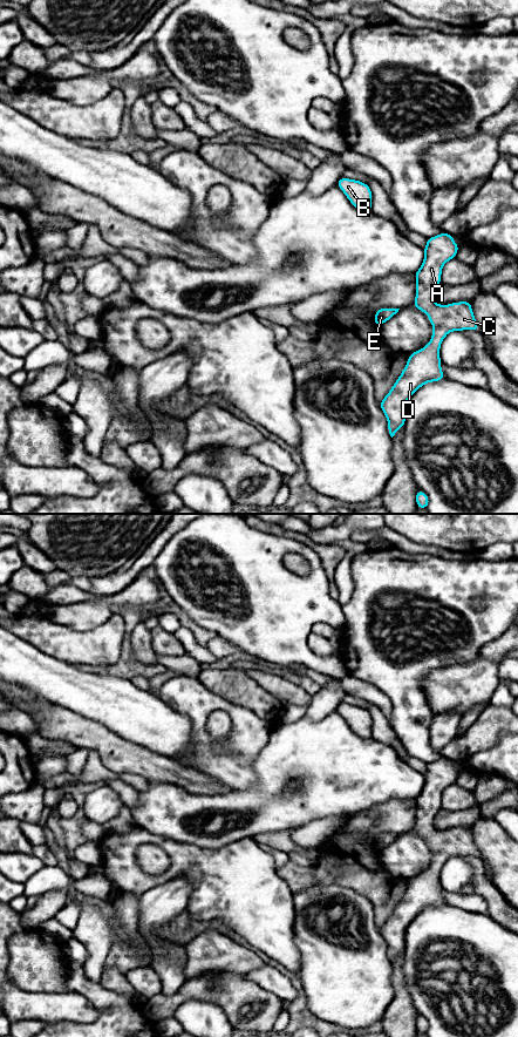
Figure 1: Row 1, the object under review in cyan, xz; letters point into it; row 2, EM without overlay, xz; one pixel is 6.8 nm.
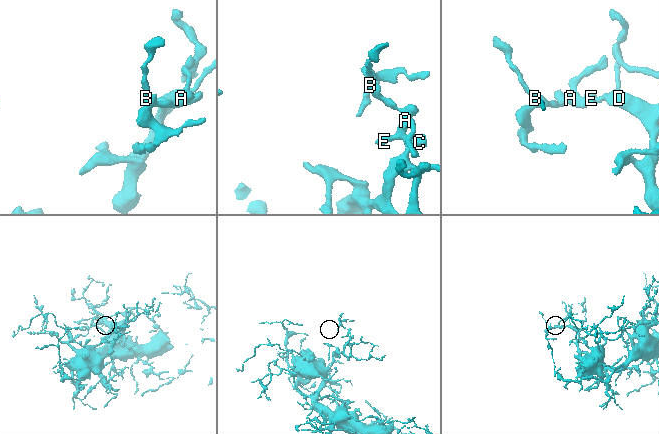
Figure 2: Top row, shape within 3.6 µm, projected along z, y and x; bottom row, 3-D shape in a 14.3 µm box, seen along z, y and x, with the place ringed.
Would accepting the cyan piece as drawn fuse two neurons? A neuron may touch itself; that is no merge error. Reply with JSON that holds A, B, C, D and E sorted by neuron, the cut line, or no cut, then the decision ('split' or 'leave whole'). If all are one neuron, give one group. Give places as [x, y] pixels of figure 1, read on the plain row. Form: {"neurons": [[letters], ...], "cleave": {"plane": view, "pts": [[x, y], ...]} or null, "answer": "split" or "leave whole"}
{"neurons": [["A", "B", "C", "D", "E"]], "cleave": null, "answer": "leave whole"}

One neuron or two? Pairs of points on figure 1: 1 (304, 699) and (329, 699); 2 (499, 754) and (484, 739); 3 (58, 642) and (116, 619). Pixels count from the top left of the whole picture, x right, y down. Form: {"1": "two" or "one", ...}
{"1": "two", "2": "two", "3": "one"}

